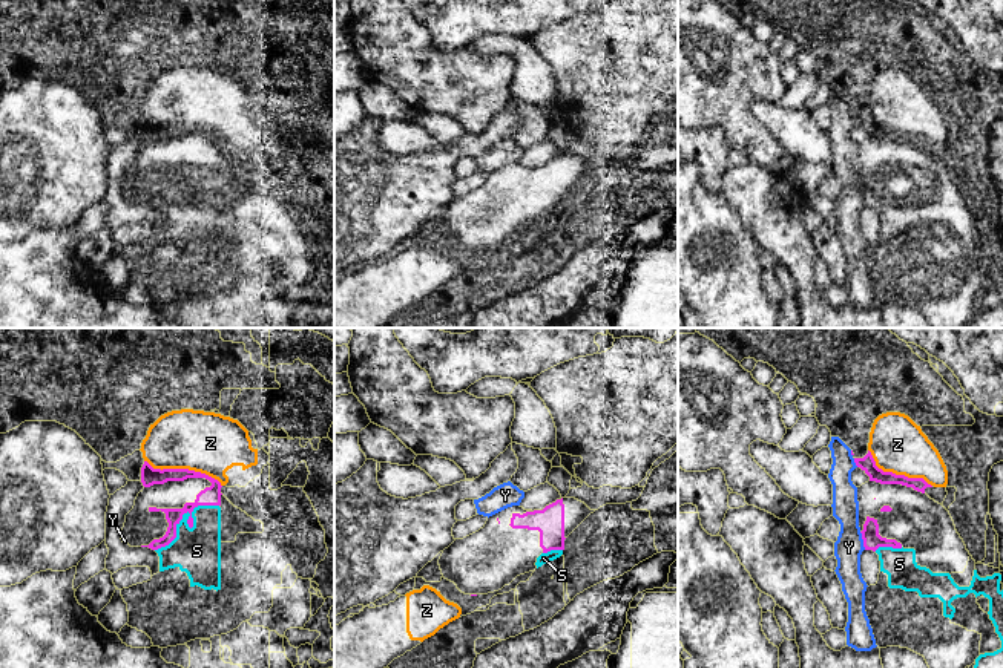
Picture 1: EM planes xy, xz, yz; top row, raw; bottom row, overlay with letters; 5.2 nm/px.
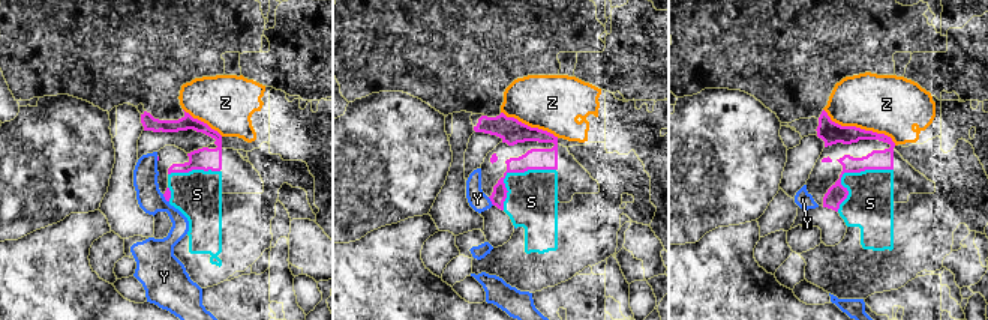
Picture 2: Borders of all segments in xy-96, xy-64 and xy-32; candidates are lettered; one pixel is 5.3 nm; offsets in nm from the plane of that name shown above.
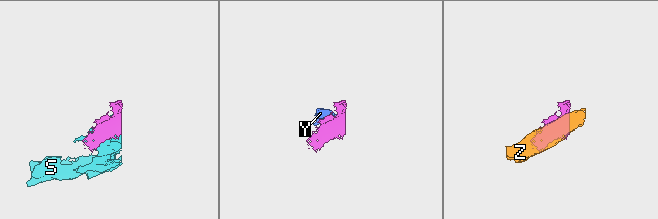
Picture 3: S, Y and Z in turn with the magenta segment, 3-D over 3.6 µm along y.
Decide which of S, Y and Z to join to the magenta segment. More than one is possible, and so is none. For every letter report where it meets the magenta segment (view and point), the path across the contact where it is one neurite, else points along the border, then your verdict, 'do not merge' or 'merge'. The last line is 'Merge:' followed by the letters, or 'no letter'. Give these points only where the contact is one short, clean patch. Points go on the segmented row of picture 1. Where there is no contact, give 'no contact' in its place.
S: xy (181, 518) | do not merge
Y: yz (864, 541) | do not merge
Z: xy (184, 469) | do not merge
Merge: no letter

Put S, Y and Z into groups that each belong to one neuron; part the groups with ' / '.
S / Y / Z

